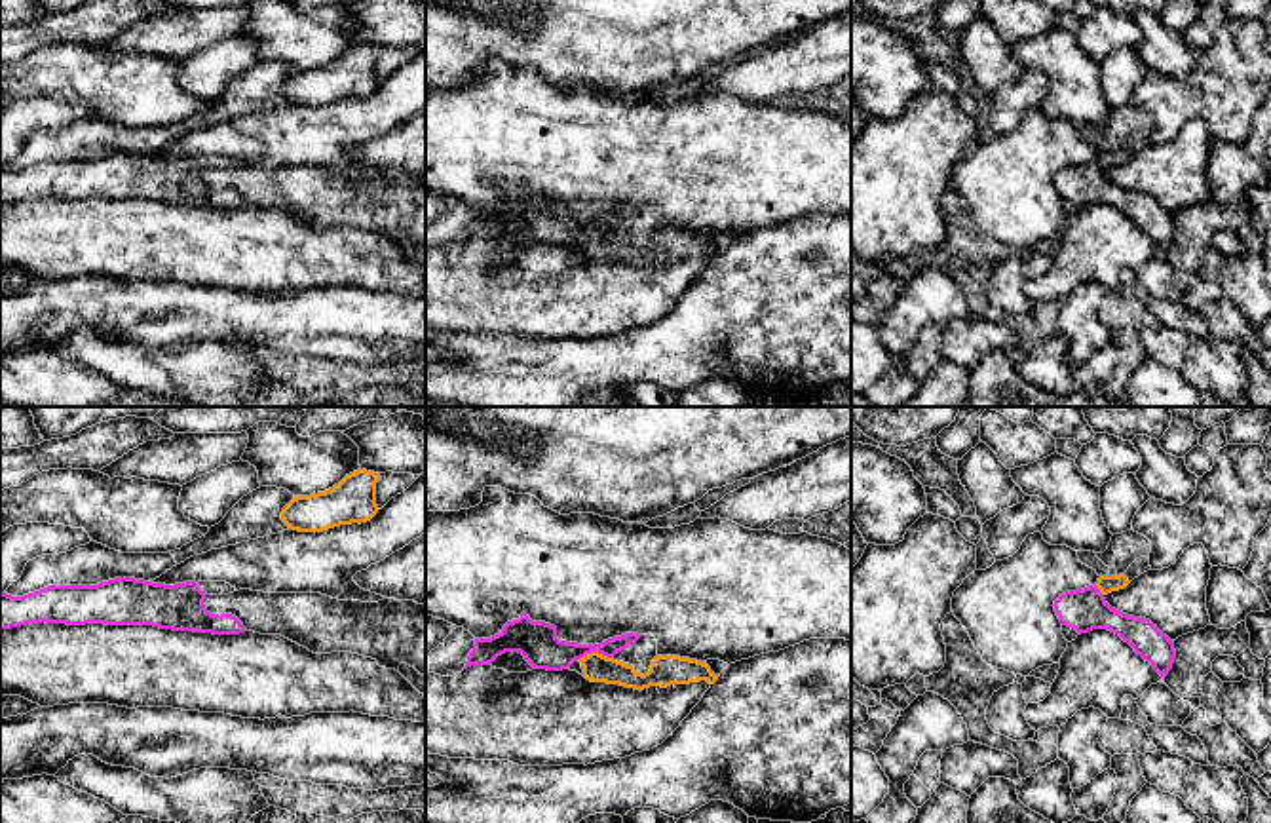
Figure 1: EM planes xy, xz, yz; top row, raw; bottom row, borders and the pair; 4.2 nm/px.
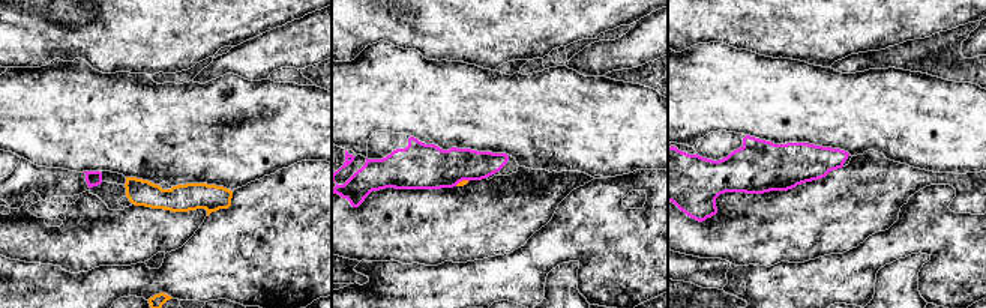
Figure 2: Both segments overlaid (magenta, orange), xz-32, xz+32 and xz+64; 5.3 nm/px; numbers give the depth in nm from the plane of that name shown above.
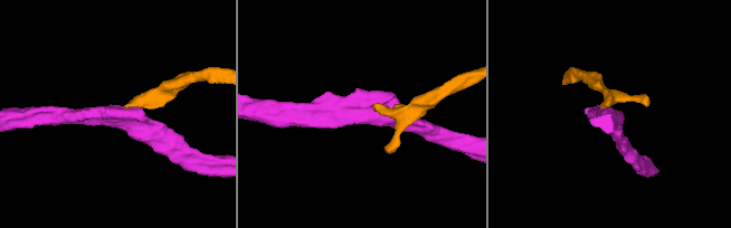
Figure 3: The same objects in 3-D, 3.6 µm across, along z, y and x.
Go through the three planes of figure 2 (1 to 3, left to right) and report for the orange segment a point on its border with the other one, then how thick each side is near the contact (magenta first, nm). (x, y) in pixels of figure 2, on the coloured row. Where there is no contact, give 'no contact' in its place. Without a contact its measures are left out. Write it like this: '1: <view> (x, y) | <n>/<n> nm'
1: no contact
2: xz+32 (461, 181) | 240/30 nm
3: no contact

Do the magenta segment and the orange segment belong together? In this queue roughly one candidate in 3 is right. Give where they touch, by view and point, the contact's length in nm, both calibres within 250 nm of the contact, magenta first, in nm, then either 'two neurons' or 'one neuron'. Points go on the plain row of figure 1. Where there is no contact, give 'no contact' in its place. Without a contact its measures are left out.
xz (595, 225) | 140 nm | 170/120 nm | one neuron

